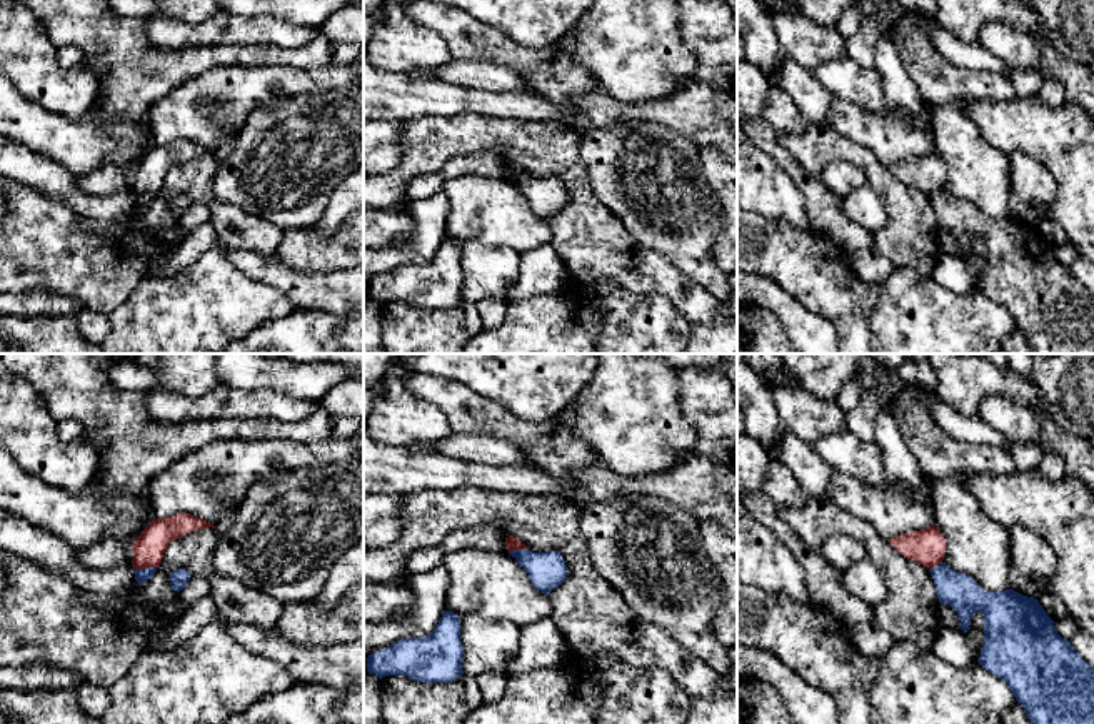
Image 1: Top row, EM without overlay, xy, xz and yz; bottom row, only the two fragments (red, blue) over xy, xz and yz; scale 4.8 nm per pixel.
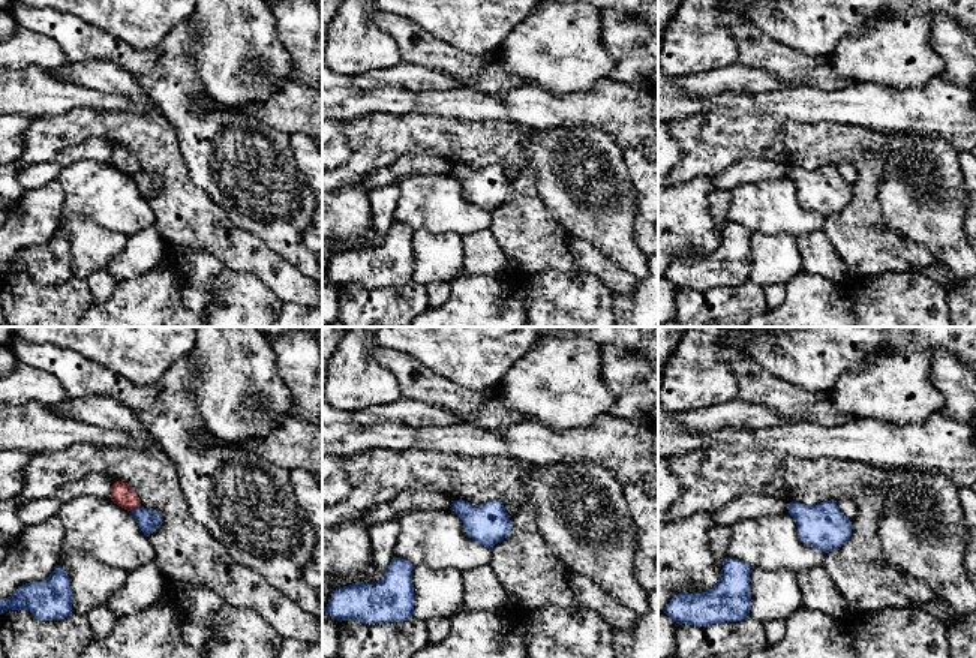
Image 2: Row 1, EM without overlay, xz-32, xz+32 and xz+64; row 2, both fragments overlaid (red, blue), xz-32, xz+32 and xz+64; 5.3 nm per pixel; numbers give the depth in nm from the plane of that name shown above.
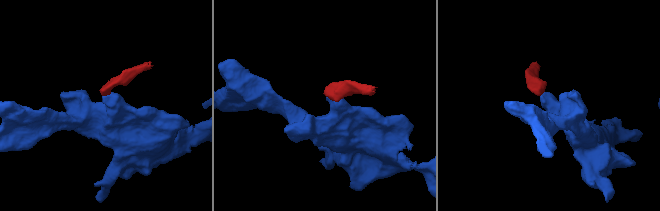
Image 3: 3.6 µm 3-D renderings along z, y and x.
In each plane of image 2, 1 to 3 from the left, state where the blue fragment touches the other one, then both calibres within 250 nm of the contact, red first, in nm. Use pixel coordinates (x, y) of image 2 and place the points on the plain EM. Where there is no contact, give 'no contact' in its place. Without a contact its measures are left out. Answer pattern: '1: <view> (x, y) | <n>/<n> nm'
1: xz-32 (135, 171) | 120/120 nm
2: no contact
3: no contact

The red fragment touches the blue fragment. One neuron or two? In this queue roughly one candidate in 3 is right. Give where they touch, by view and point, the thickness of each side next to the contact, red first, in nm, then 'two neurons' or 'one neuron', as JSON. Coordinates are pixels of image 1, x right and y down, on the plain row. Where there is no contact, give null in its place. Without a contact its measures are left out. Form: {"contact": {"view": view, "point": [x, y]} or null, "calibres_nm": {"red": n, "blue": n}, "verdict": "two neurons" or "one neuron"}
{"contact": {"view": "xy", "point": [145, 194]}, "calibres_nm": {"red": 150, "blue": 60}, "verdict": "two neurons"}

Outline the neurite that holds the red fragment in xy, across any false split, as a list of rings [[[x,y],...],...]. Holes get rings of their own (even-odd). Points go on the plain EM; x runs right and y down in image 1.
[[[178,138],[172,143],[153,145],[132,170],[133,195],[158,194],[168,170],[198,155],[217,155],[192,140]]]

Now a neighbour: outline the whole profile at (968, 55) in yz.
[[[927,18],[927,27],[937,52],[949,62],[969,70],[984,70],[999,75],[1011,75],[1007,65],[991,53],[981,42],[966,43],[949,30]]]

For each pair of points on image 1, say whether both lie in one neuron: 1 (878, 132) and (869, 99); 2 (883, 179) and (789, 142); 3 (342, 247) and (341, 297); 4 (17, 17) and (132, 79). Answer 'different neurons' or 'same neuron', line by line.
1: different neurons
2: same neuron
3: different neurons
4: different neurons

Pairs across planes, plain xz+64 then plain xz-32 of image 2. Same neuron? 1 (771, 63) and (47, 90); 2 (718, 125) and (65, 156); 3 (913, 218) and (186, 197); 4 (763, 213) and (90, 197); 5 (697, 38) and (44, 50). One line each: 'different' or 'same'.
1: different
2: different
3: different
4: same
5: same

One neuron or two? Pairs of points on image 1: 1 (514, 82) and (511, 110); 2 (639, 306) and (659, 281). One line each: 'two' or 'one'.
1: two
2: two

